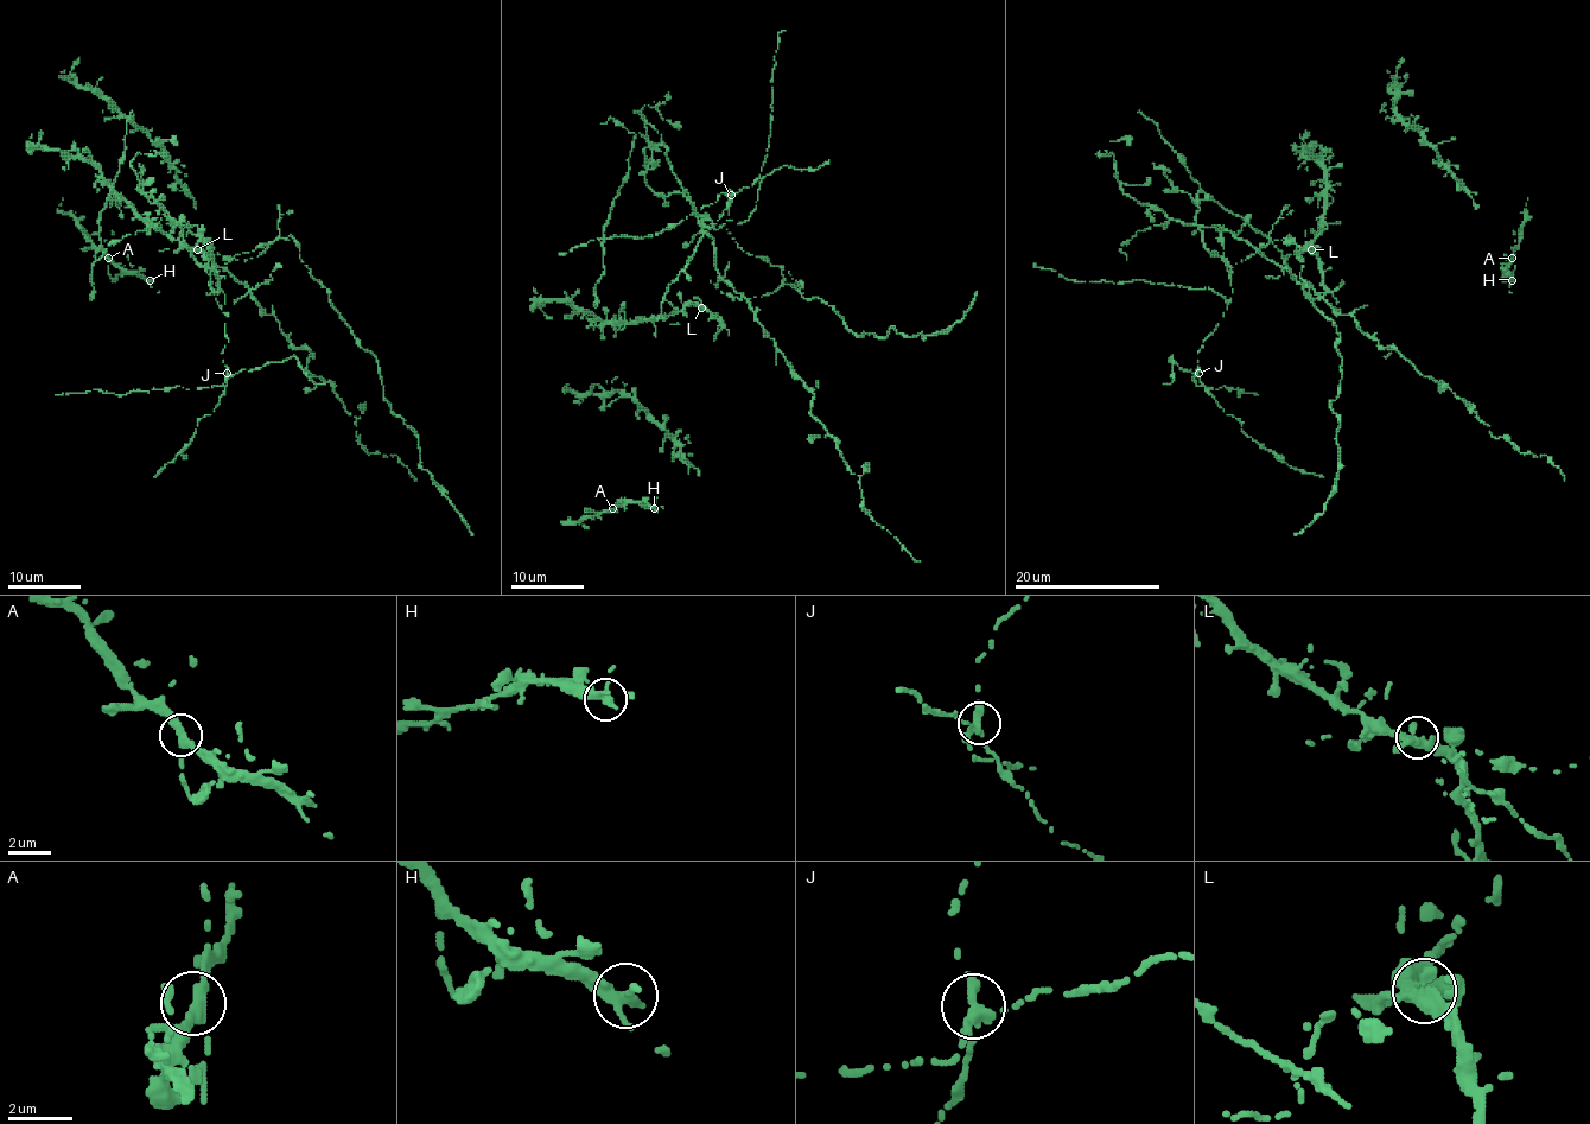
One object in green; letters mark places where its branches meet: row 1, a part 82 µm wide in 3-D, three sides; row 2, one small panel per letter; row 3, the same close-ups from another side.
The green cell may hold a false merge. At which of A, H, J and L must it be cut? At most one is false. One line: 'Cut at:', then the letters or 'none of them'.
Cut at: J

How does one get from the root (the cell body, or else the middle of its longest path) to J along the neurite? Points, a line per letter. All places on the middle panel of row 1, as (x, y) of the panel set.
J: (714, 243), (687, 196), (698, 220), (718, 229), (730, 220), (730, 195)

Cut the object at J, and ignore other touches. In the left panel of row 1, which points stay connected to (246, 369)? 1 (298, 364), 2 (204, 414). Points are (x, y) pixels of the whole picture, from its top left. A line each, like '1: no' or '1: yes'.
1: yes
2: no

